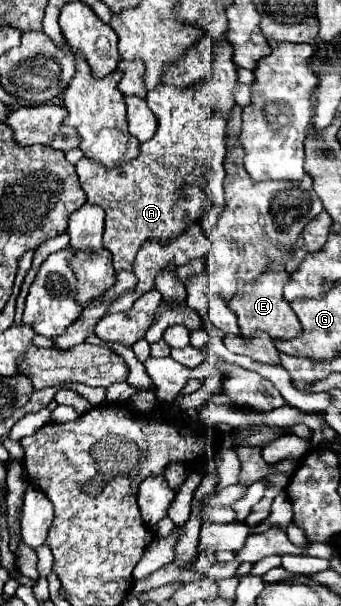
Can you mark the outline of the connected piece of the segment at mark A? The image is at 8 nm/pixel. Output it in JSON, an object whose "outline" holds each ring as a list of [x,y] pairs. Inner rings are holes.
{"outline":[[[162,85],[148,93],[146,103],[158,119],[158,129],[150,141],[142,143],[142,155],[134,159],[134,163],[126,163],[126,167],[120,167],[118,171],[102,171],[102,167],[98,167],[98,163],[90,163],[90,159],[82,159],[76,165],[76,173],[80,177],[82,189],[86,191],[88,203],[100,205],[105,211],[104,247],[112,253],[114,269],[118,271],[134,269],[136,253],[146,241],[154,239],[160,243],[170,243],[172,239],[180,237],[192,223],[200,223],[204,219],[206,205],[210,201],[206,195],[206,183],[210,179],[210,157],[216,145],[224,141],[226,133],[226,121],[220,115],[214,115],[206,95],[196,87],[176,89]]]}

